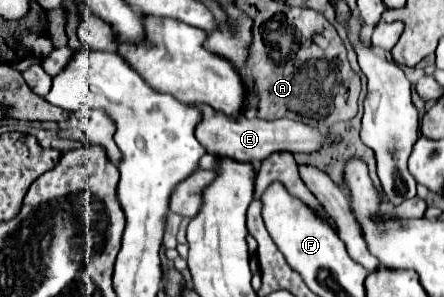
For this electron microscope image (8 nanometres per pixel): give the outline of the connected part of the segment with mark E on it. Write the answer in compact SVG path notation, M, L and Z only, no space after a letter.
M193 105L201 111L201 121L195 127L197 141L207 149L207 153L217 153L223 157L231 157L235 161L249 161L253 165L259 165L265 157L269 157L275 151L291 151L291 153L313 153L319 151L325 145L325 135L317 127L309 127L299 121L291 119L275 119L275 121L263 121L263 119L249 119L243 115L225 115L209 105Z

